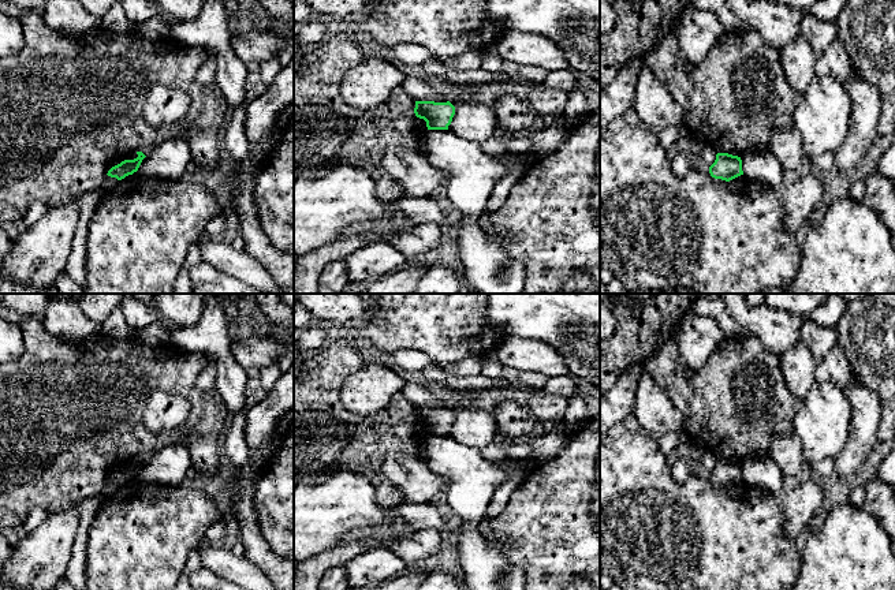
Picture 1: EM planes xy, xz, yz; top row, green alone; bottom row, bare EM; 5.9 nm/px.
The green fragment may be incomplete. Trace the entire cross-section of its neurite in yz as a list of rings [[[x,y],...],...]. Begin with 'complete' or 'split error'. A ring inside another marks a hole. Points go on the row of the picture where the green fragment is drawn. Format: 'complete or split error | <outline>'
complete | [[[717,153],[715,163],[709,167],[709,173],[715,179],[730,182],[743,175],[742,160],[728,153]]]

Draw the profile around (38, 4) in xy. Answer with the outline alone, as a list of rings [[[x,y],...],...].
[[[5,0],[5,1],[22,8],[36,8],[41,11],[45,8],[46,3],[46,0]]]

